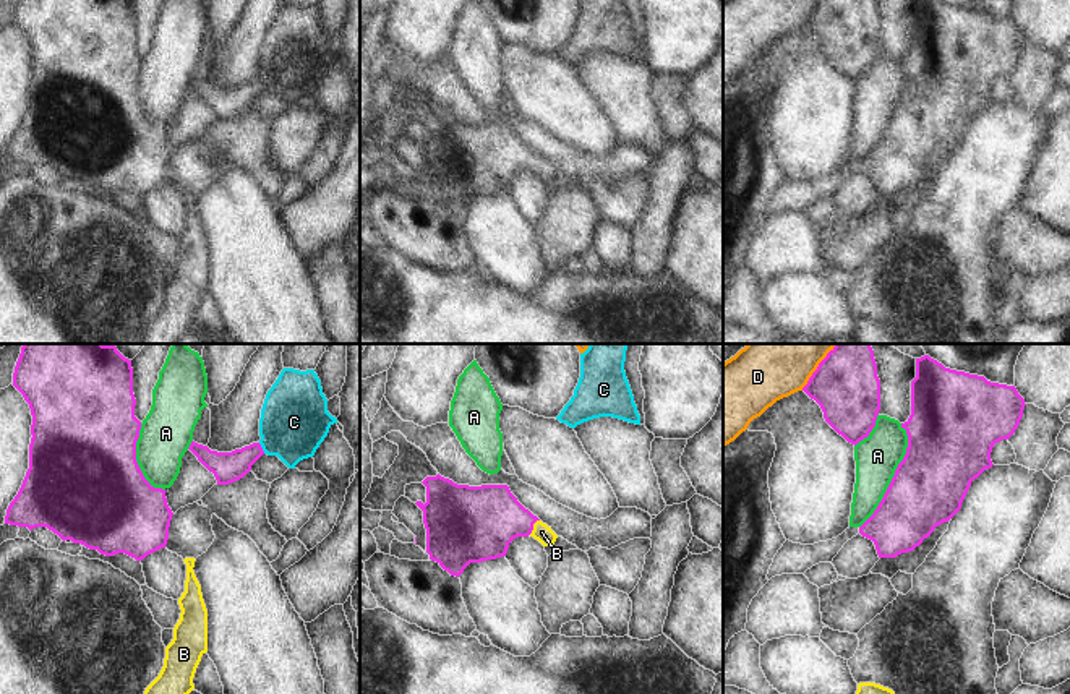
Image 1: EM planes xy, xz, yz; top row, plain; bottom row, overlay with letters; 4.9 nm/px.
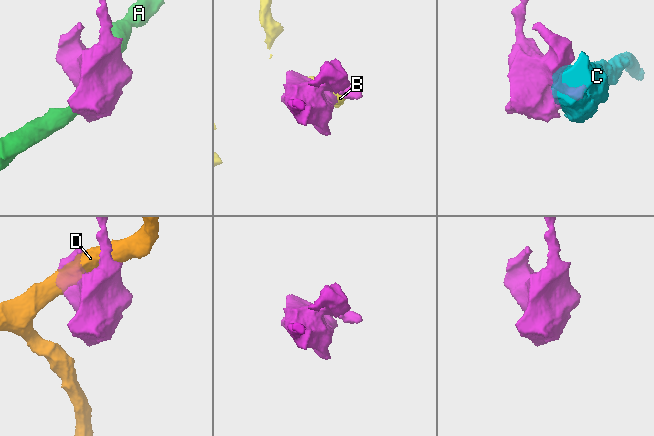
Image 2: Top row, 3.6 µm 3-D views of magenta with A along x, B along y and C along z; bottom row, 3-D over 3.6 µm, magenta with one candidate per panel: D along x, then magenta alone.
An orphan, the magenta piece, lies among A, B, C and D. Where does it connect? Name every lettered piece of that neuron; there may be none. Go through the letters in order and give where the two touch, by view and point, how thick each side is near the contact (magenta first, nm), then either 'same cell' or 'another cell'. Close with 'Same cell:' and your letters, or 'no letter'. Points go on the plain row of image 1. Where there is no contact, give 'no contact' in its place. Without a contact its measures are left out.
A: yz (894, 112) | 360/220 nm | another cell
B: xz (532, 164) | 340/90 nm | same cell
C: xy (261, 85) | 160/340 nm | another cell
D: yz (811, 13) | 300/220 nm | another cell
Same cell: B

